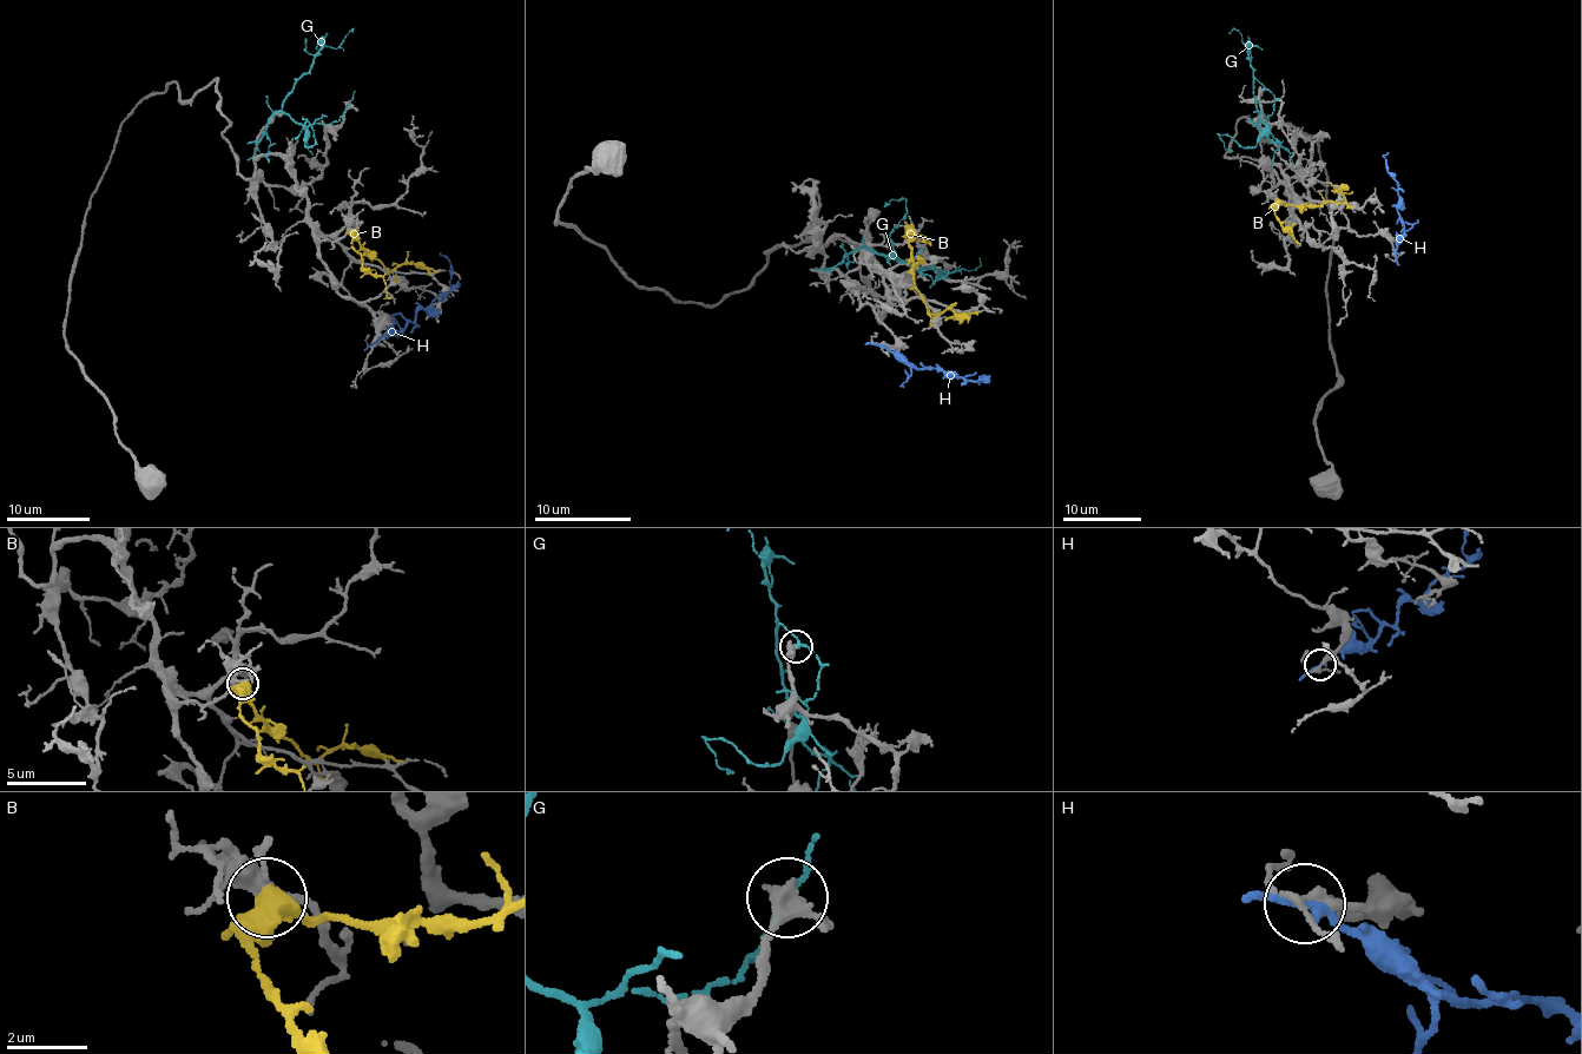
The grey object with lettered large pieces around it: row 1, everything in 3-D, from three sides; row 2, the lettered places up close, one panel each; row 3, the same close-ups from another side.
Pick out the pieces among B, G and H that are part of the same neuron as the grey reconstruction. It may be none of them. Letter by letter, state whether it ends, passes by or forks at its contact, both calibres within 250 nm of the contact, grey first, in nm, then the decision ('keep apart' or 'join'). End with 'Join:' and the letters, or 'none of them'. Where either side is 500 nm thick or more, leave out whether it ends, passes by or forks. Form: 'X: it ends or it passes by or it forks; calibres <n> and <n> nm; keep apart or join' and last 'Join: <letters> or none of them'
B: it forks; calibres 240 and 440 nm; keep apart
G: it passes by; calibres 300 and 130 nm; keep apart
H: it passes by; calibres 180 and 200 nm; keep apart
Join: none of them

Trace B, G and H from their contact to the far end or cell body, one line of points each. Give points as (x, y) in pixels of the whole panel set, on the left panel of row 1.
B: (354, 230), (371, 259), (389, 270), (409, 263), (437, 271)
G: (348, 103), (338, 119), (304, 126), (282, 110), (285, 96), (324, 47), (337, 48), (351, 32)
H: (375, 342), (402, 330), (414, 321), (417, 311), (449, 289), (450, 264), (440, 252)

